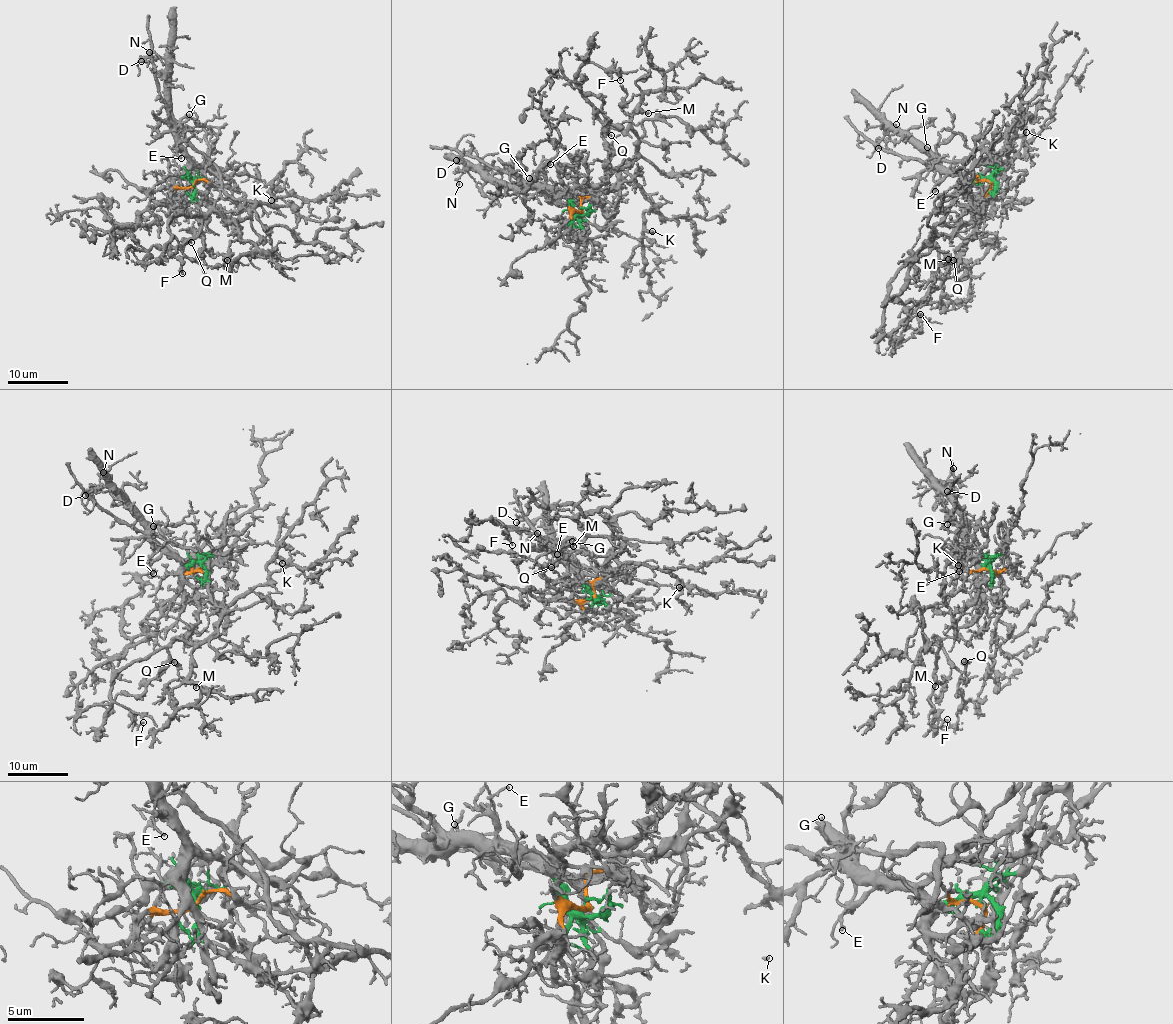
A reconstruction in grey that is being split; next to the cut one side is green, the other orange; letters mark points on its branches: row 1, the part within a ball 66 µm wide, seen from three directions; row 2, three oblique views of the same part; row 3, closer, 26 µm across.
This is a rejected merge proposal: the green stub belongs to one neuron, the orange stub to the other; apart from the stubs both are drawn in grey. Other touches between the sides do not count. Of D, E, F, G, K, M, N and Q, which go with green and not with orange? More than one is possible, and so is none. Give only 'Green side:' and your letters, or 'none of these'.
Green side: D, E, G, N

